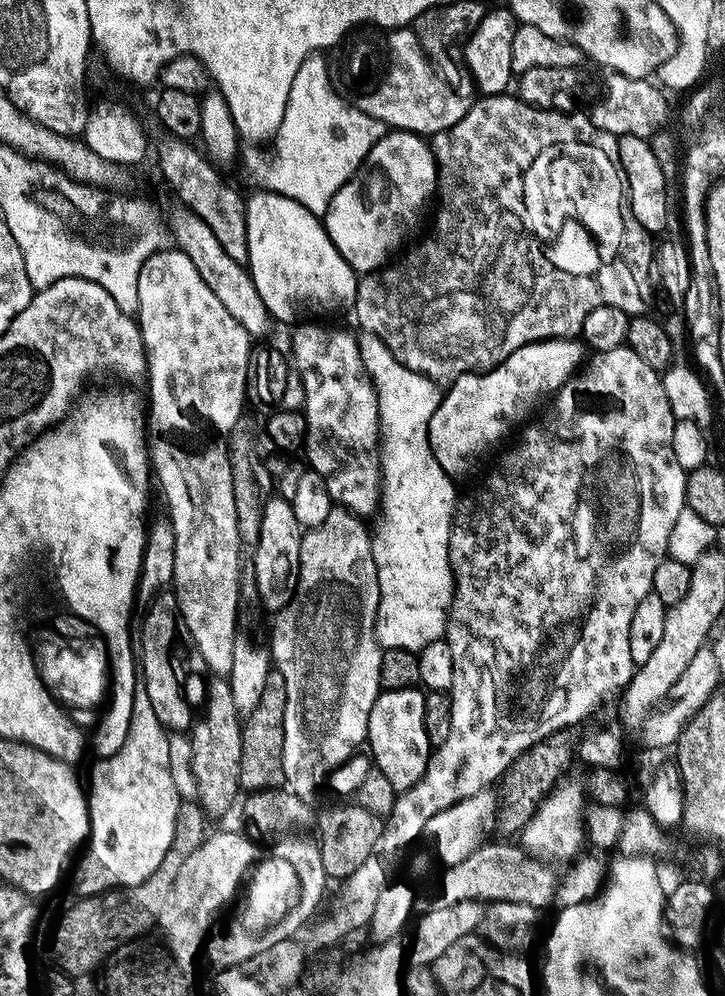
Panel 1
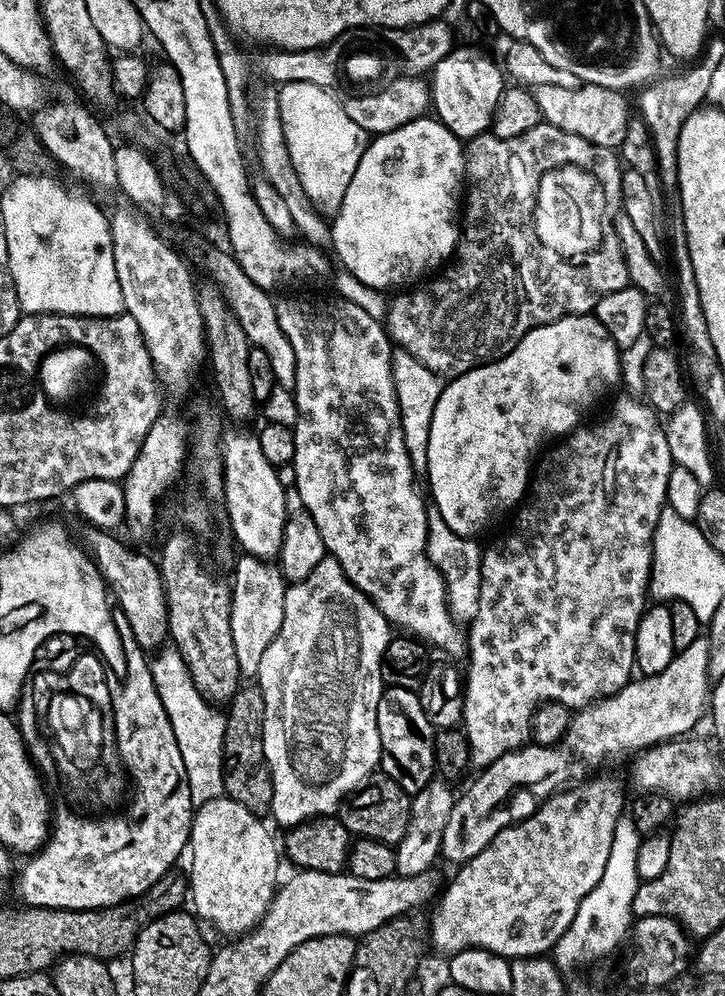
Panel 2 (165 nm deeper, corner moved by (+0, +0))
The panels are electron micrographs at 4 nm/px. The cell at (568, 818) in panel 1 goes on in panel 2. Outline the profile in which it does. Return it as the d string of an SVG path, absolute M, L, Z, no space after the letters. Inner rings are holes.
M600 775L553 792L537 807L540 808L537 812L503 828L486 850L455 869L456 877L449 884L447 881L442 895L435 901L436 909L430 912L433 949L451 954L464 948L482 948L485 953L505 958L543 956L555 949L558 938L574 922L582 898L598 886L602 870L606 870L606 858L610 858L614 830L626 808L619 782L612 776Z

